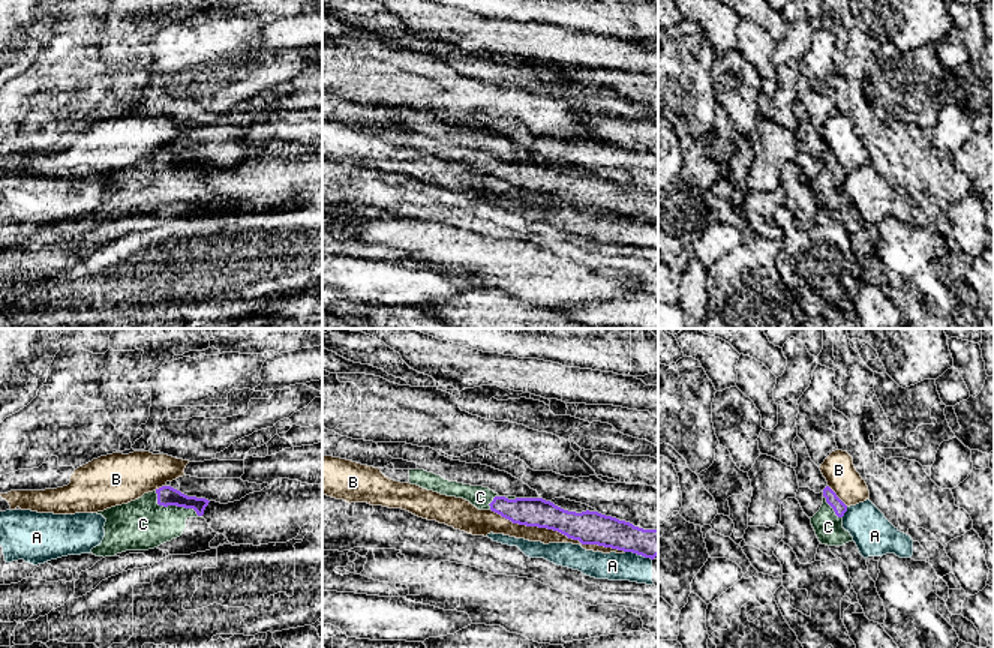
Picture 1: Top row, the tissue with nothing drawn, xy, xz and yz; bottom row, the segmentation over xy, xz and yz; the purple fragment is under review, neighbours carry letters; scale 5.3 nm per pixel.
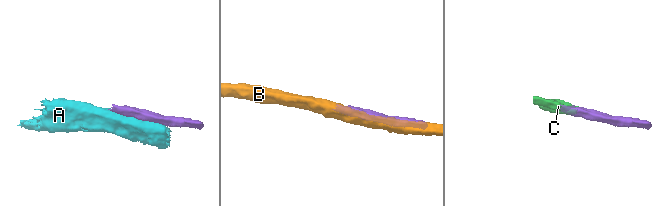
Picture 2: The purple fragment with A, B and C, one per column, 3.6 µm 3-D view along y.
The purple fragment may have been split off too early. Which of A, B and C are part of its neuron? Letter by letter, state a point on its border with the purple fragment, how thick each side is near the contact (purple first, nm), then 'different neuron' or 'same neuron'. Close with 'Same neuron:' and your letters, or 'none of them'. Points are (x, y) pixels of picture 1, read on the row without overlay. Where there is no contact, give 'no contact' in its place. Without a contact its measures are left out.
A: yz (846, 174) | 70/220 nm | different neuron
B: xz (558, 195) | 180/80 nm | different neuron
C: xy (174, 168) | 110/280 nm | same neuron
Same neuron: C

